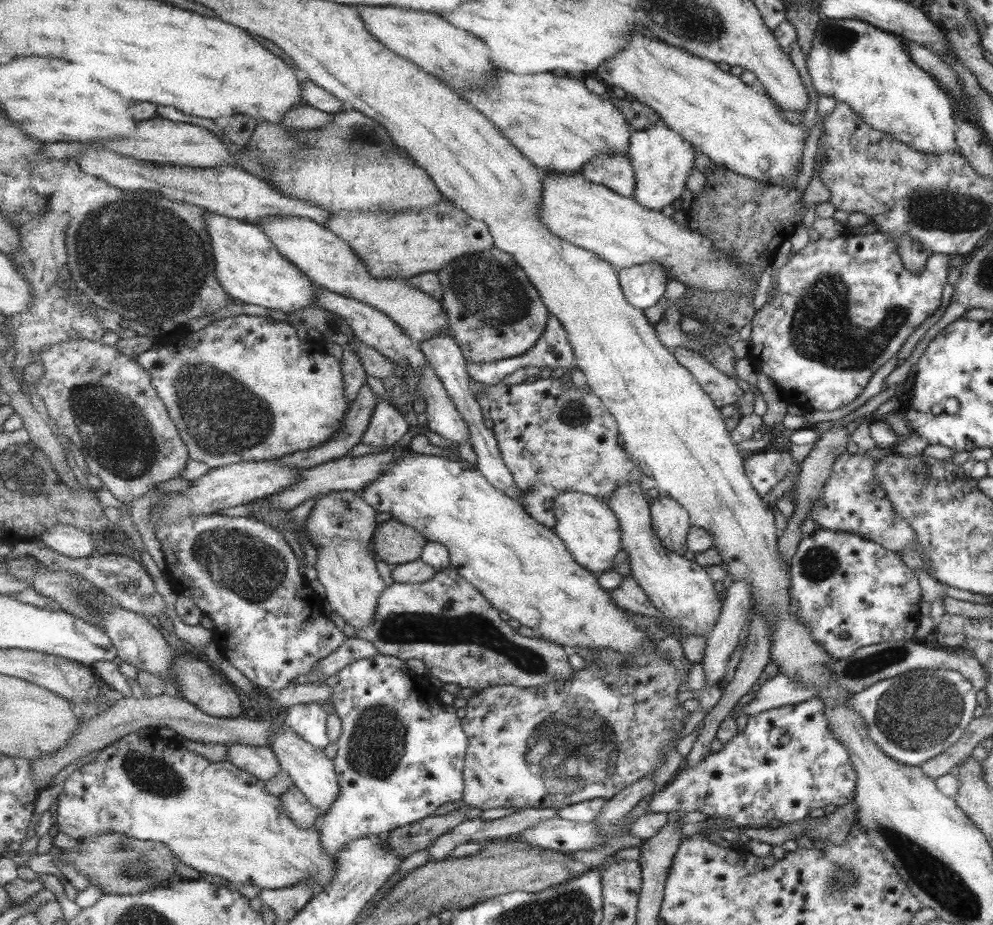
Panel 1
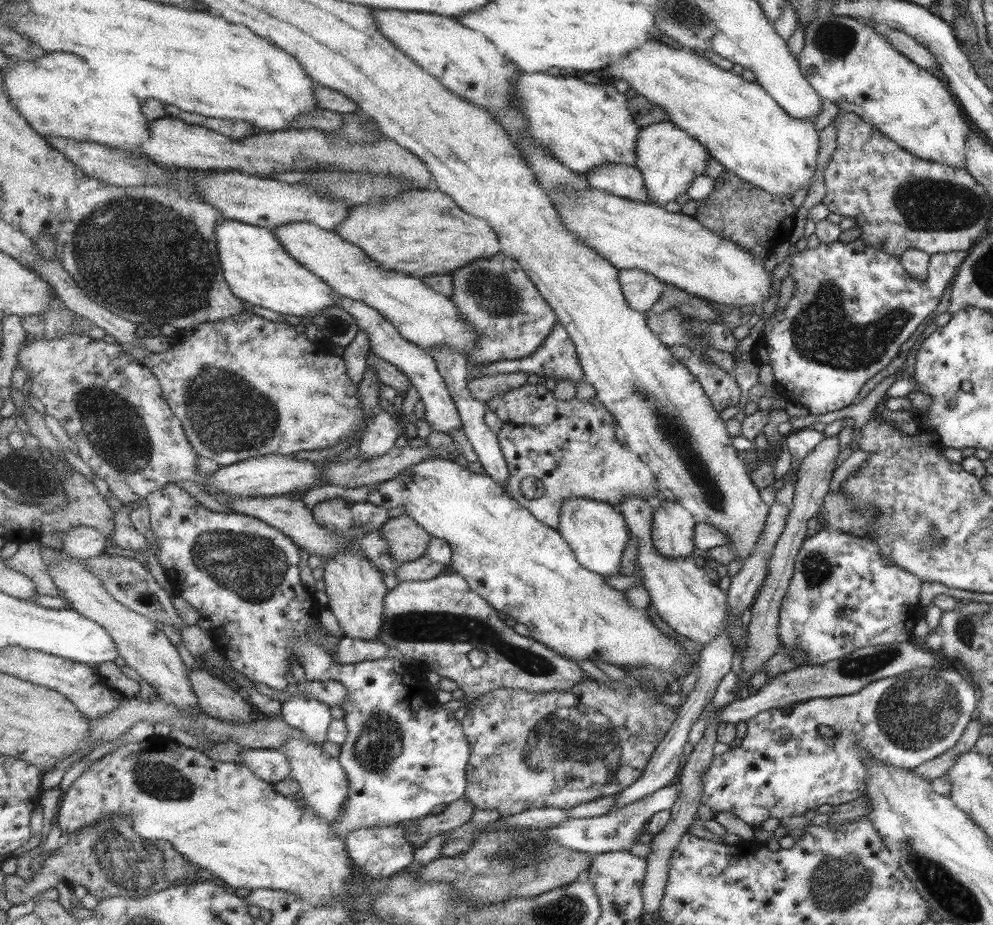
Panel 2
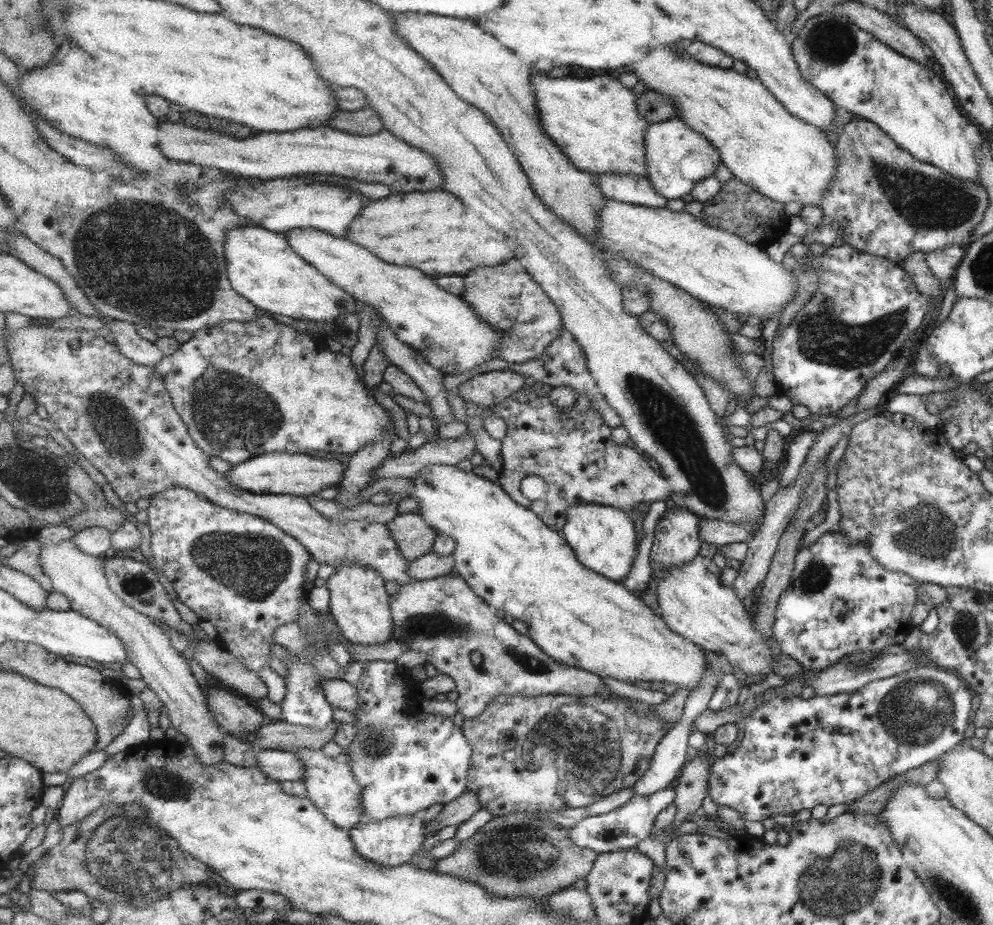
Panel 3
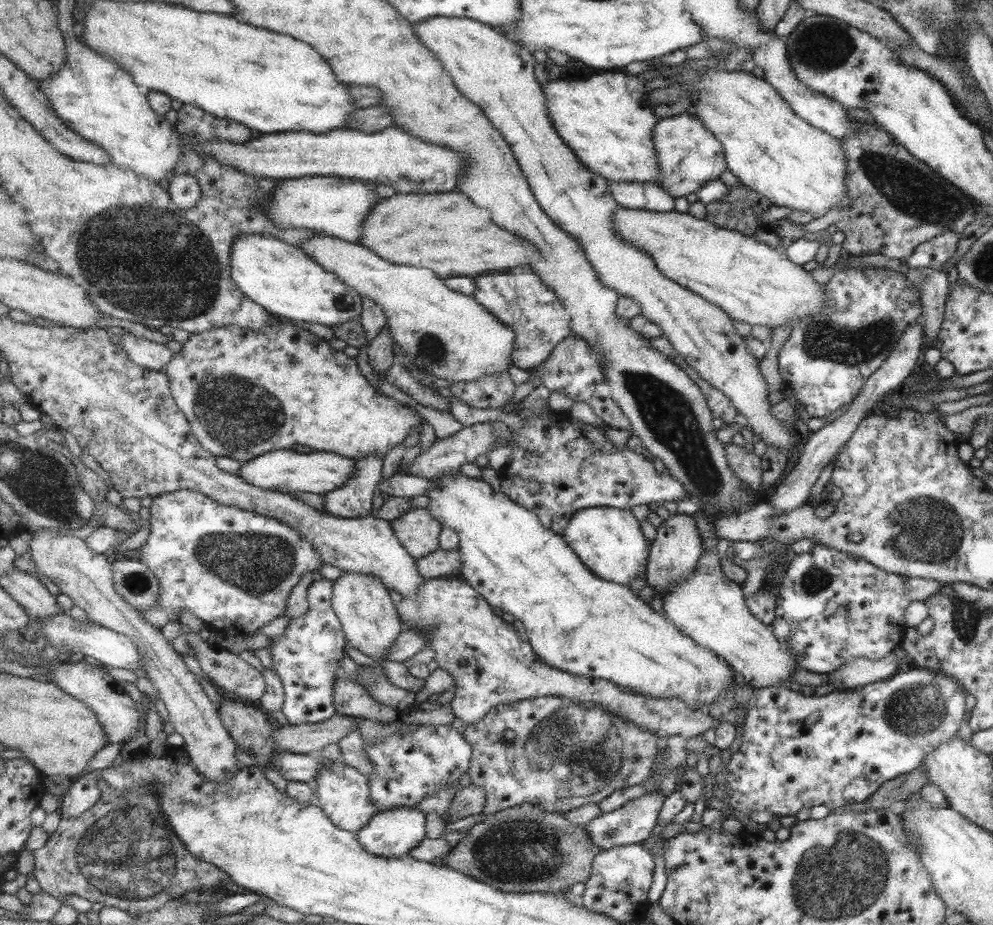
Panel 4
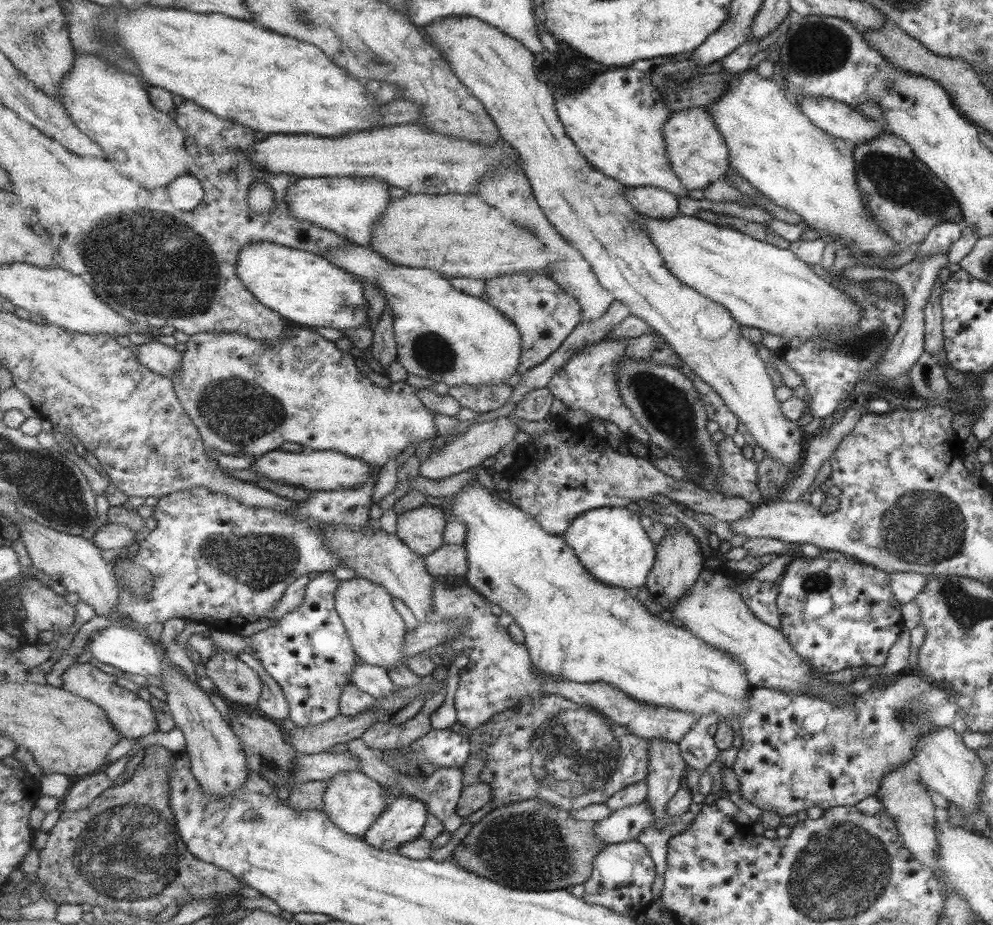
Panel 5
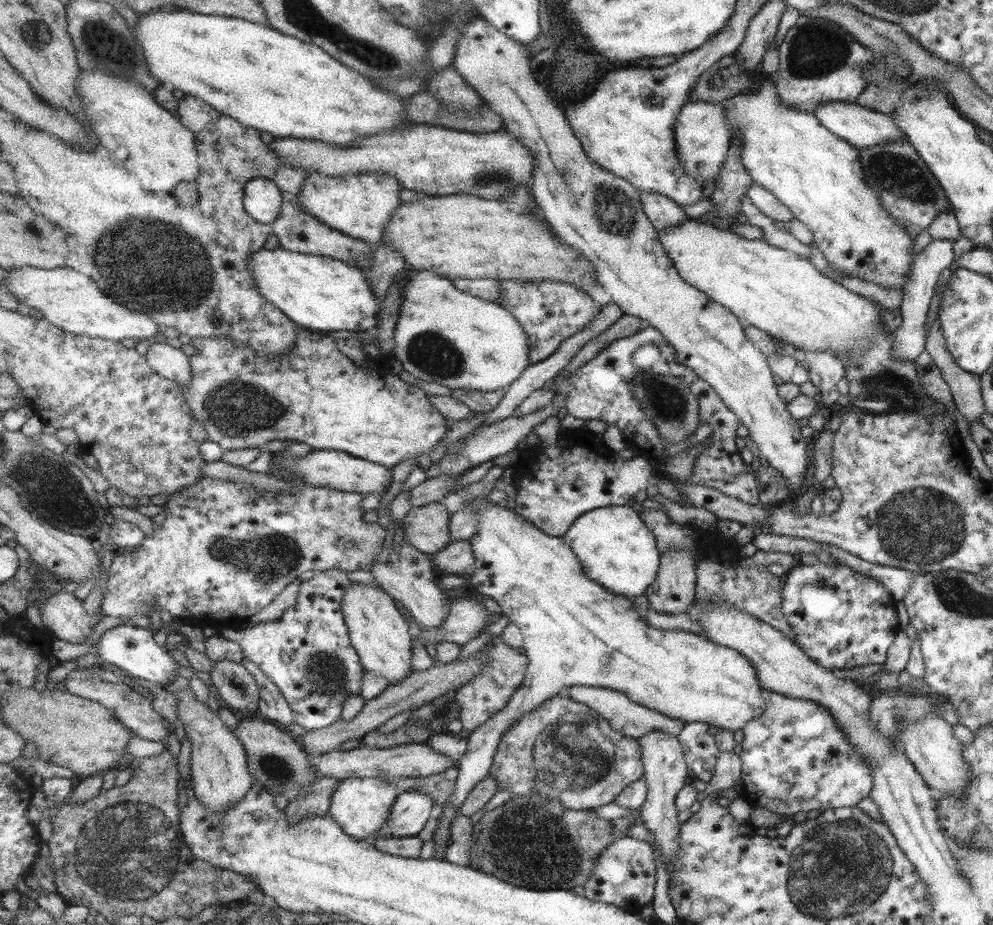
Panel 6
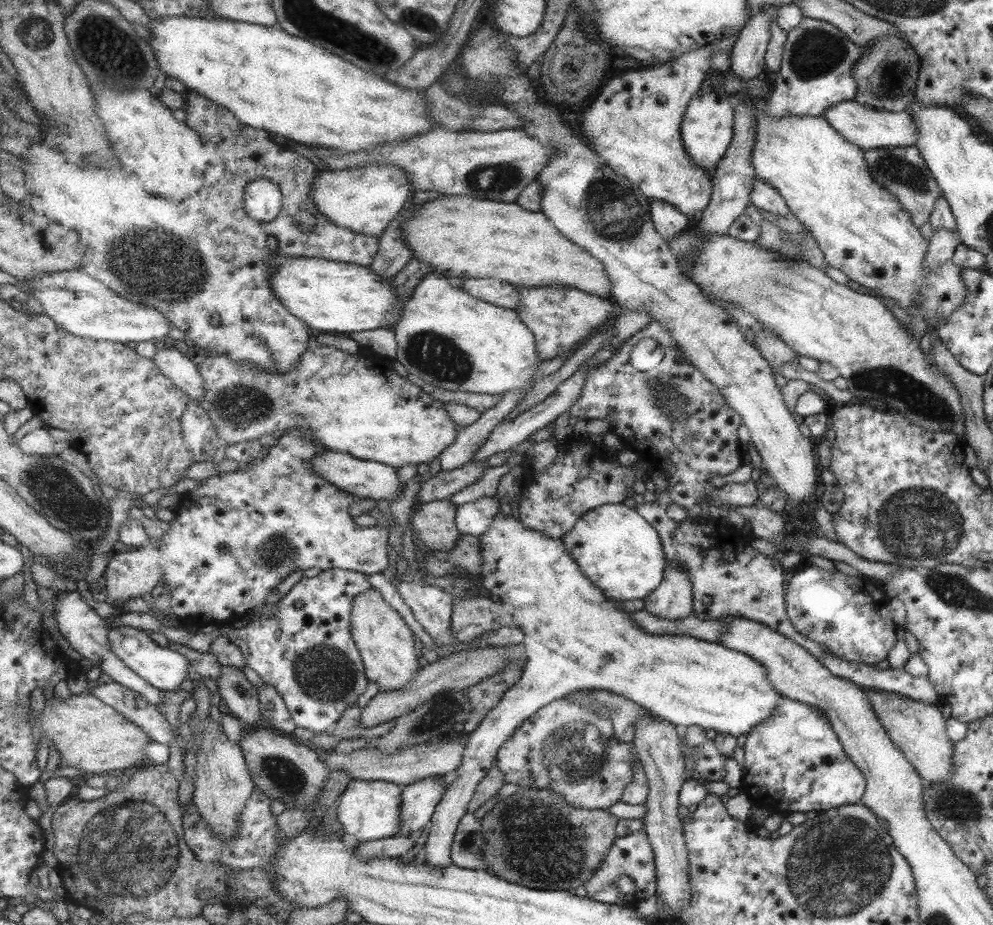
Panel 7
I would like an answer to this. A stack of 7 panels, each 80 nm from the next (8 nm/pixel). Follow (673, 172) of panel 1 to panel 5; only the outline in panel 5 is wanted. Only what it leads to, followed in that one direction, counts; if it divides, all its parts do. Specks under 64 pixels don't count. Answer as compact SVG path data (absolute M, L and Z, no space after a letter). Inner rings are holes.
M692 106L672 113L663 126L663 137L668 164L679 177L684 188L699 190L721 179L729 171L728 147L724 143L711 113L703 107Z

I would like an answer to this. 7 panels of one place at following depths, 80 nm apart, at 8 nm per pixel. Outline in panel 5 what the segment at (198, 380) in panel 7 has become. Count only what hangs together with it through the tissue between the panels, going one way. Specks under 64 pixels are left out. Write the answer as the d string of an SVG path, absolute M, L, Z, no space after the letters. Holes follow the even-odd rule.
M155 340L139 344L135 348L139 354L141 365L148 367L153 372L175 378L176 374L181 371L183 353L177 352L175 348Z

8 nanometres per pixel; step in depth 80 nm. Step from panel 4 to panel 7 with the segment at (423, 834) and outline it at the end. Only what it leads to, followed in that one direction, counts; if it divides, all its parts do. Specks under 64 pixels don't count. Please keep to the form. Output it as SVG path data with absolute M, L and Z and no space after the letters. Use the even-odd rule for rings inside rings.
M439 776L427 778L425 780L414 782L413 784L404 786L404 811L403 824L401 824L401 833L403 836L422 832L432 823L434 812L439 806L441 800L444 799L447 786L444 782L438 780Z

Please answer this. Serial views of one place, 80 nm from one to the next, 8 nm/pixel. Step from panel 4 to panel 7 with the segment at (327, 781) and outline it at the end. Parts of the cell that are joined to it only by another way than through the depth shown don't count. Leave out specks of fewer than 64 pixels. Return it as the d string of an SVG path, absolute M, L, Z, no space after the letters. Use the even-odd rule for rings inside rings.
M353 779L341 793L337 817L345 833L353 835L358 843L393 838L401 833L404 811L404 786L384 780Z

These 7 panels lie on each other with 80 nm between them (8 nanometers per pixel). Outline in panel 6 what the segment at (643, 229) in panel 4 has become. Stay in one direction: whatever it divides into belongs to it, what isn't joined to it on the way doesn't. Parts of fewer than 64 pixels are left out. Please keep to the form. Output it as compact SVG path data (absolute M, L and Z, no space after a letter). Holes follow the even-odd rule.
M690 218L683 219L679 224L659 231L656 235L681 280L687 281L723 308L729 309L742 325L753 326L773 340L801 348L806 353L829 352L837 356L844 364L845 380L851 398L866 397L873 401L896 404L905 411L924 417L951 415L941 403L925 394L921 381L915 375L913 361L893 359L893 346L889 339L892 334L887 333L885 326L881 325L877 303L852 293L821 275L808 259L801 259L791 251L768 245L762 238L748 240L733 233L731 228L720 229Z

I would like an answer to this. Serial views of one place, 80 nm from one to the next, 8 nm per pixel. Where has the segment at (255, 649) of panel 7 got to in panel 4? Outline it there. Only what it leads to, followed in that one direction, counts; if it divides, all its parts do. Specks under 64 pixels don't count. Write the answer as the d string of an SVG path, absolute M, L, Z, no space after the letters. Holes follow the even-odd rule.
M322 578L309 588L309 613L293 618L291 626L281 637L271 638L271 659L273 670L282 678L286 699L282 713L291 725L317 724L332 719L339 714L334 703L334 684L342 677L340 660L346 655L345 646L349 645L341 619L333 609L334 581Z

